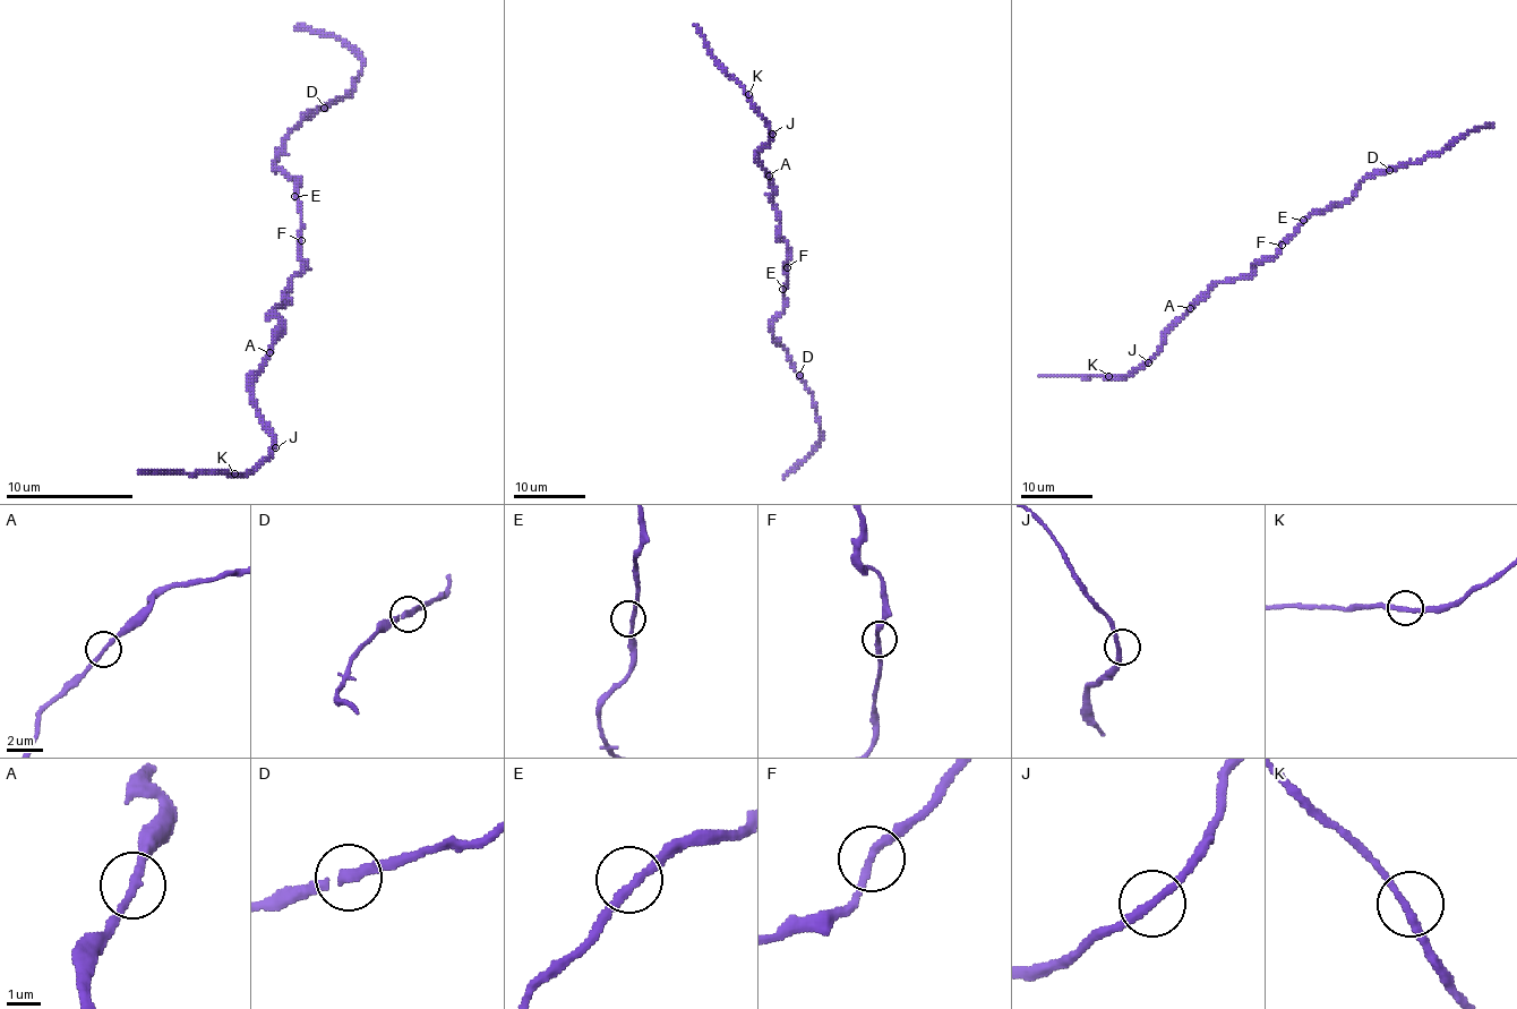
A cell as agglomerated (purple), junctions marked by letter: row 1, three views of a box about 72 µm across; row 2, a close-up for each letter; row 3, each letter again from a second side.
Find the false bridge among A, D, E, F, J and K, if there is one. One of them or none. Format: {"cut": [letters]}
{"cut": []}

